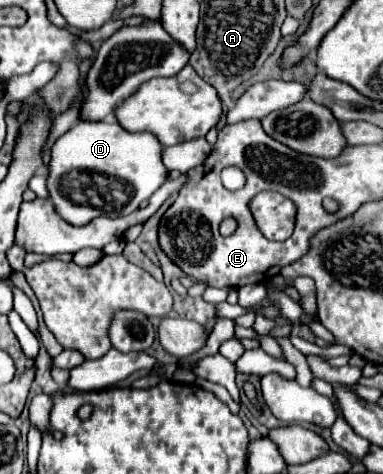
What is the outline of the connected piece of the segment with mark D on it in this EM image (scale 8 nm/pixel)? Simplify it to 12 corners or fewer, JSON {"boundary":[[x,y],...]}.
{"boundary":[[78,122],[50,150],[72,226],[130,214],[166,182],[162,144]]}

